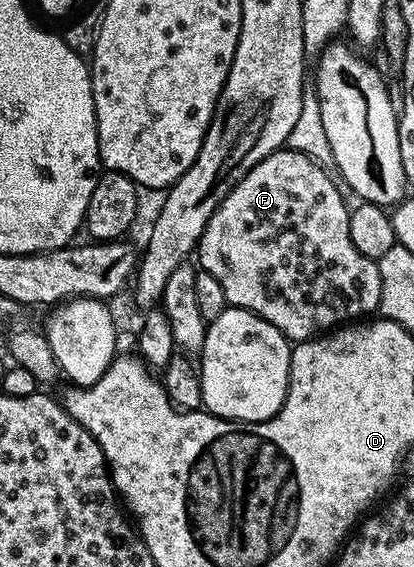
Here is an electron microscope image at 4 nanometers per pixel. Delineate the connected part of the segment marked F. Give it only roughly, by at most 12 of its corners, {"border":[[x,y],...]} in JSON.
{"border":[[288,146],[220,197],[200,271],[290,342],[380,309],[332,175]]}

